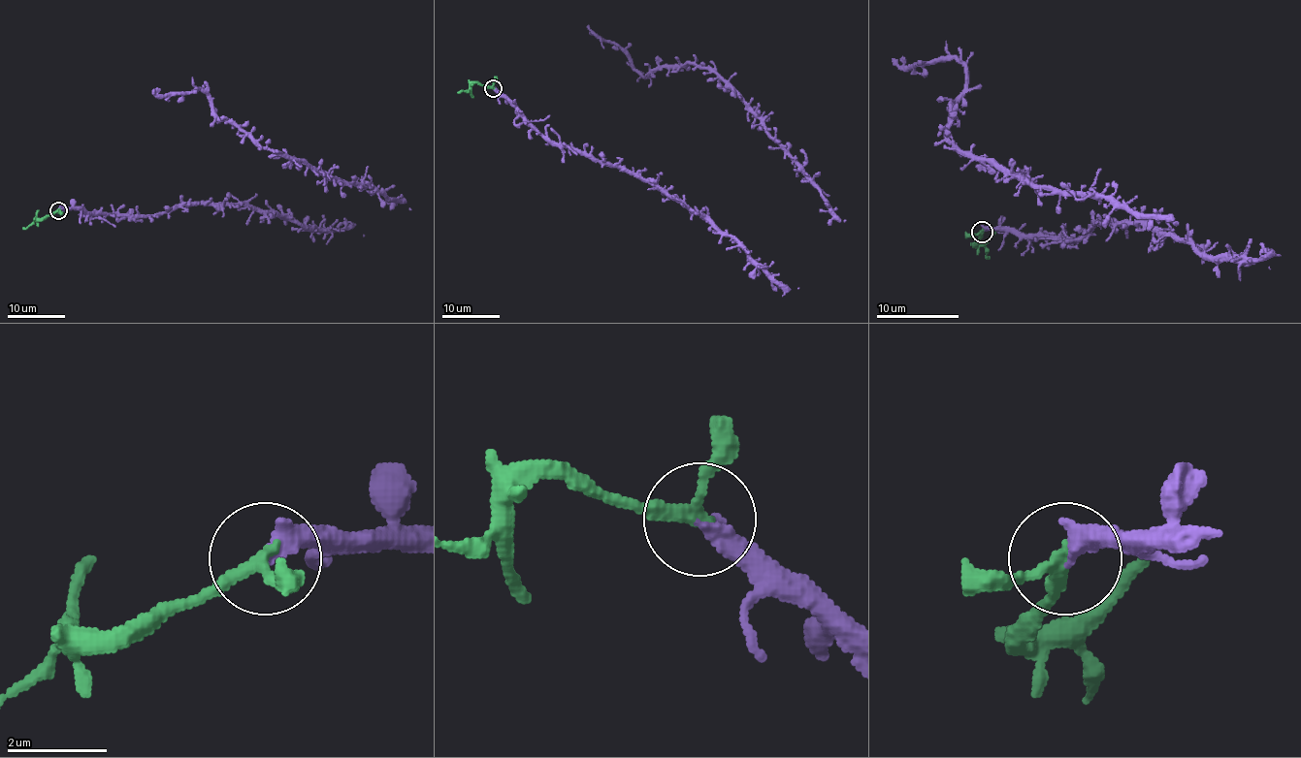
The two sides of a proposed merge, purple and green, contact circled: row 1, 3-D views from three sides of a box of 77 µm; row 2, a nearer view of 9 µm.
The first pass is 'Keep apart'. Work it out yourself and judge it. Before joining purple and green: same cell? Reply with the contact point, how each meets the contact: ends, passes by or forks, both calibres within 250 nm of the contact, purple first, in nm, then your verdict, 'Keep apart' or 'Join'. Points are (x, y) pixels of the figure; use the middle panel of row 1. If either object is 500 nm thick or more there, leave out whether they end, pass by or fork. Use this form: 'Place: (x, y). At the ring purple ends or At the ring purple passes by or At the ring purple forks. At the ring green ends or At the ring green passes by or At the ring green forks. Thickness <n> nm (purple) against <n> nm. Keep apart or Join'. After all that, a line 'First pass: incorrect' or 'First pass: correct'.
Place: (493, 88). At the ring purple ends. At the ring green passes by. Thickness 400 nm (purple) against 240 nm. Join
First pass: incorrect

